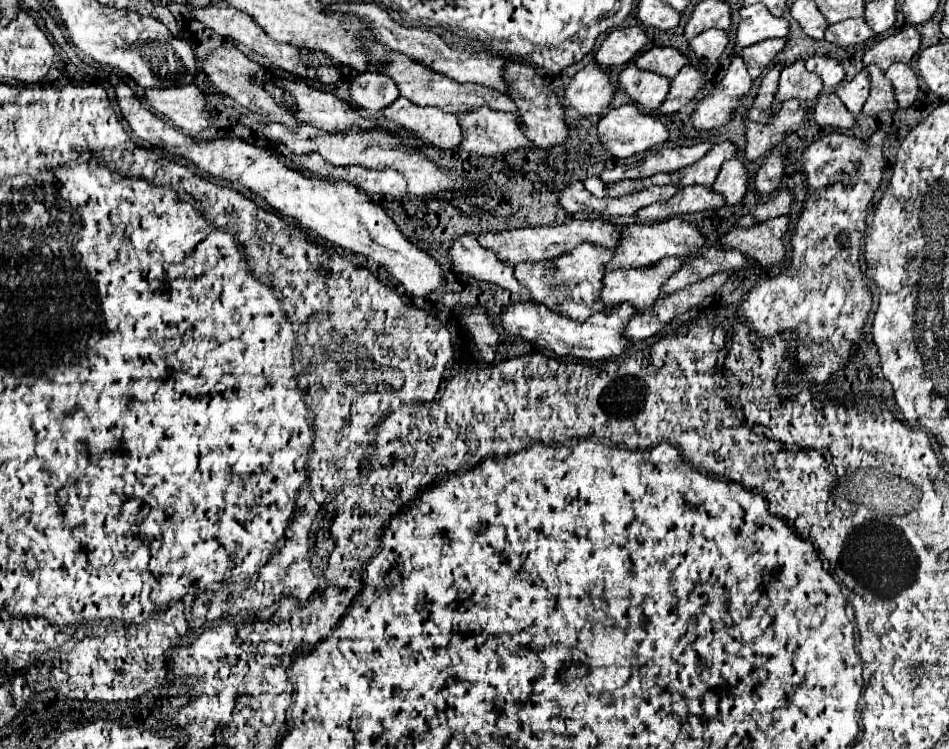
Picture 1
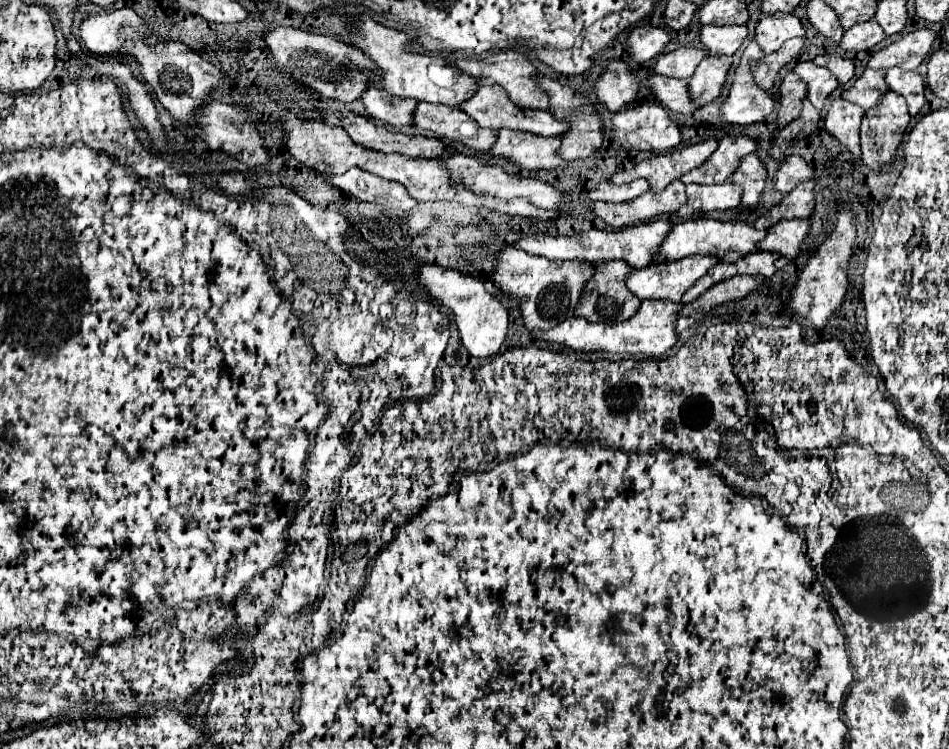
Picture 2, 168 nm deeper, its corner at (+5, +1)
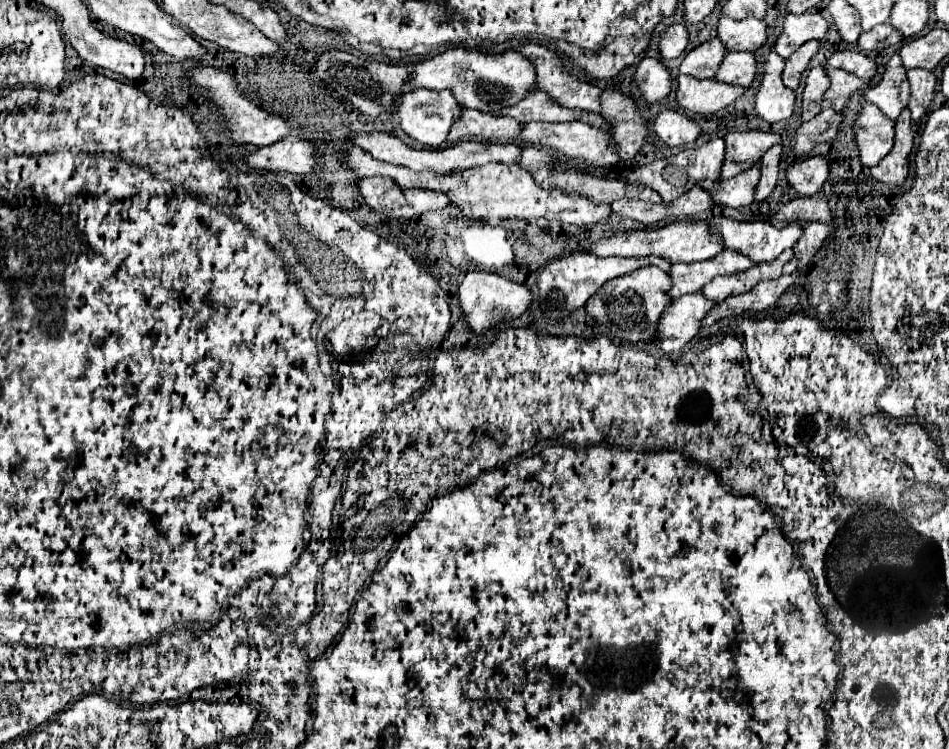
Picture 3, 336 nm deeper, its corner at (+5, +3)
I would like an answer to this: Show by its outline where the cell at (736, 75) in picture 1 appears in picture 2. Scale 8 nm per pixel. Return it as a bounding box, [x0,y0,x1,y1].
[723,41,775,125]

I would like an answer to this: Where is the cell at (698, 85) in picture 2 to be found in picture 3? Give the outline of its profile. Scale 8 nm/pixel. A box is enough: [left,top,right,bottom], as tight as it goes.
[713,53,757,87]

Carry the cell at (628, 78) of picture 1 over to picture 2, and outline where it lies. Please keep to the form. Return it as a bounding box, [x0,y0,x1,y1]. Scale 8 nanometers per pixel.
[647,73,699,115]

